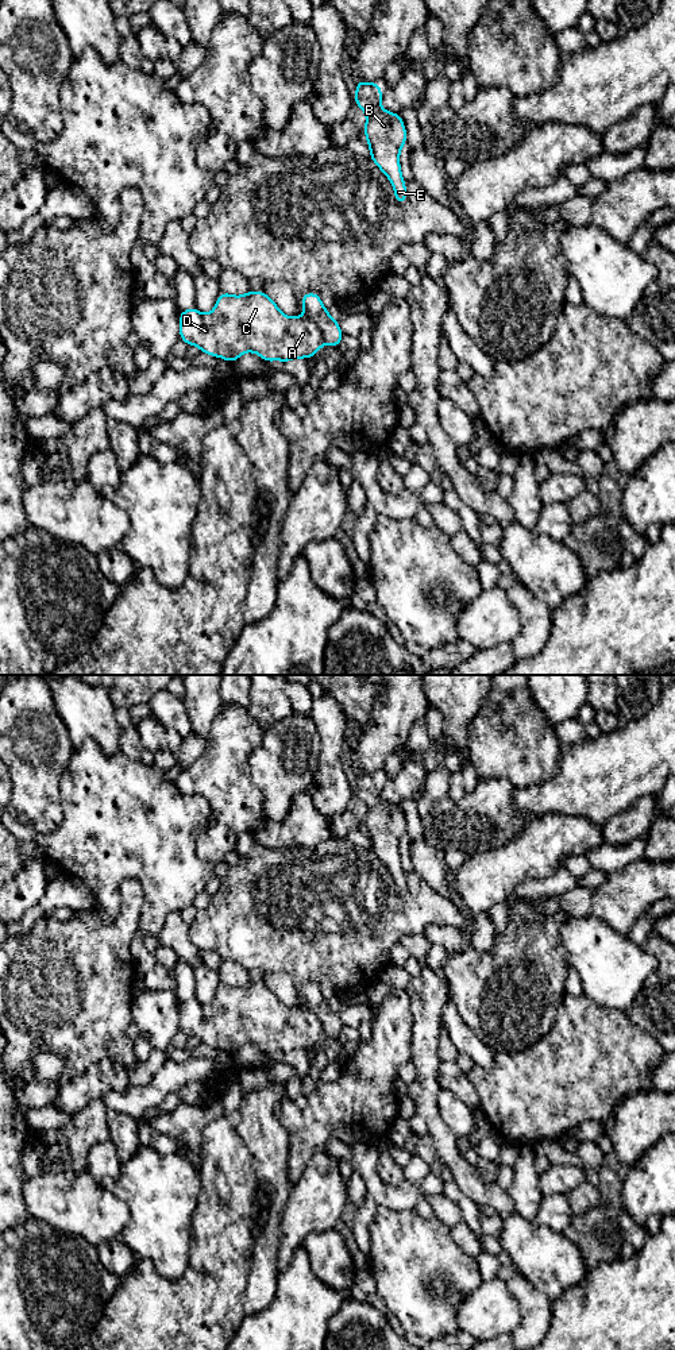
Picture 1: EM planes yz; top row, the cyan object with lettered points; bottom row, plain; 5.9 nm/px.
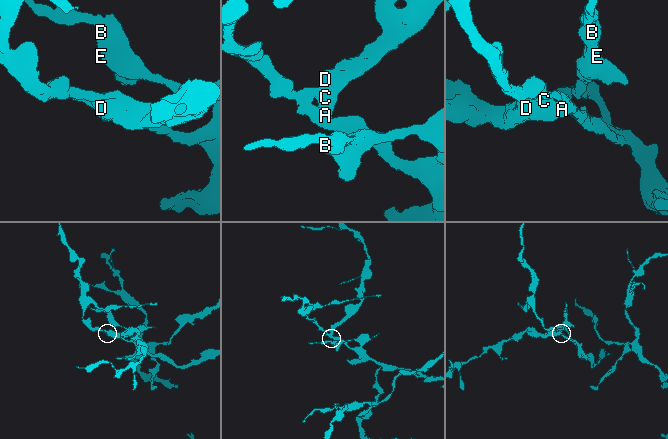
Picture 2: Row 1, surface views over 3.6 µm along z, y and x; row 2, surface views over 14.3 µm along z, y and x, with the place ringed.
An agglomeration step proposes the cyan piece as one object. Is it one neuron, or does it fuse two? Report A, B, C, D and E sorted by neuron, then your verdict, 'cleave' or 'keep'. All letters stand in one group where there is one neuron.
A B C D E | keep

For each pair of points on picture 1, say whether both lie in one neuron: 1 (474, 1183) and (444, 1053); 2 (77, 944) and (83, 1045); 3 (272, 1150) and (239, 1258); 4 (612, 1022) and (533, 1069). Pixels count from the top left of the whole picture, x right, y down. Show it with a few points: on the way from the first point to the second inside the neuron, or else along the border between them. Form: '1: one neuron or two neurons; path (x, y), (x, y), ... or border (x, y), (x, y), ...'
1: two neurons; border (442, 1028), (439, 1038), (440, 1060)
2: one neuron; path (99, 969), (99, 1019)
3: one neuron; path (245, 1177), (239, 1231)
4: one neuron; path (593, 1041), (564, 1069), (552, 1069)

